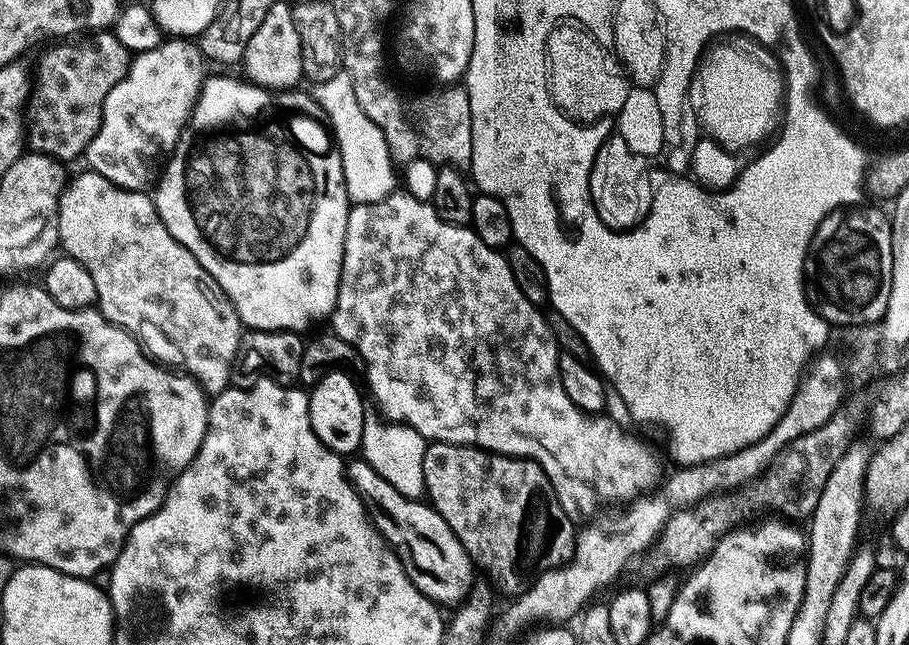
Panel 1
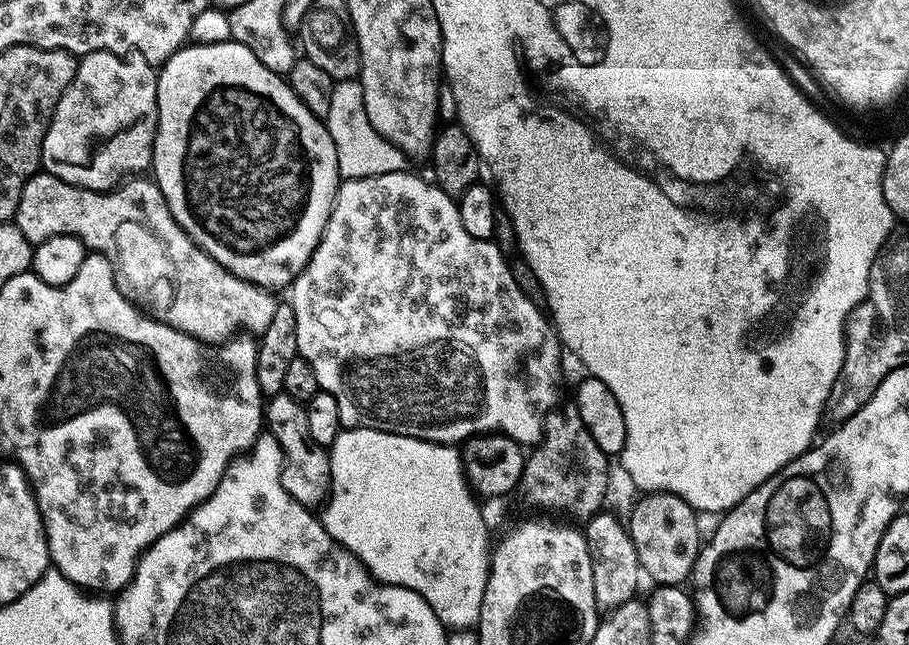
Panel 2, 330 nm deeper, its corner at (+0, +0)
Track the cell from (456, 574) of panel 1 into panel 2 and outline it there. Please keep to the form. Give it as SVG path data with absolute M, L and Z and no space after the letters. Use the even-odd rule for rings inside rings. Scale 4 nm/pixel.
M280 392L267 401L264 409L263 423L267 431L278 442L278 446L284 455L284 465L280 467L282 486L286 494L290 494L295 500L312 510L323 505L326 500L326 490L331 489L332 475L330 474L330 462L328 461L329 449L318 446L314 438L310 438L310 426L306 423L306 410L294 398Z

